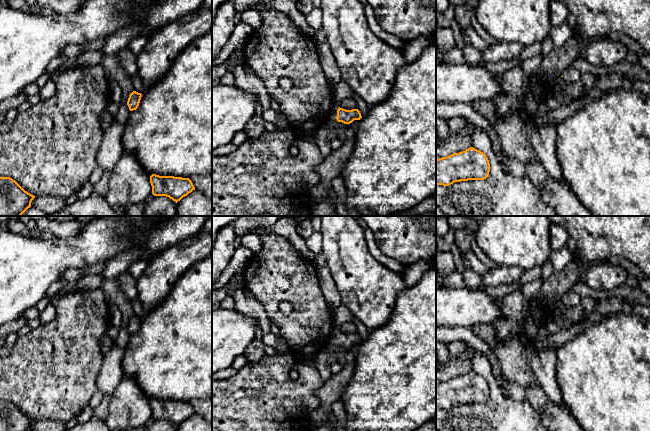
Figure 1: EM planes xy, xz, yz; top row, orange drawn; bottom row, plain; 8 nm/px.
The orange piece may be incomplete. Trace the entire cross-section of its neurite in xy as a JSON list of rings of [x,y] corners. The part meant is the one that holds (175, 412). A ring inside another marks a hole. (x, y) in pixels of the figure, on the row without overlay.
[[[152,398],[150,400],[150,407],[154,420],[166,420],[176,427],[195,414],[189,402]]]

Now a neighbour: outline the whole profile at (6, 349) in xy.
[[[15,332],[5,337],[6,338],[5,344],[2,347],[0,347],[0,357],[6,357],[10,355],[13,346],[18,338],[18,335],[19,333]]]

